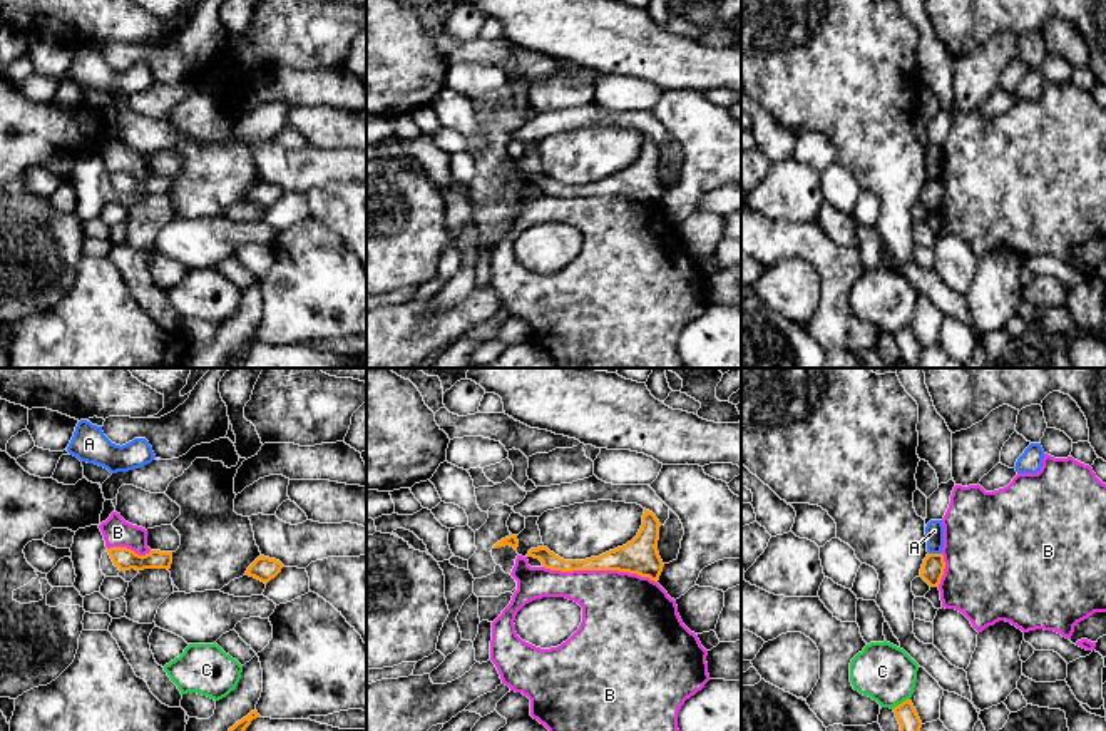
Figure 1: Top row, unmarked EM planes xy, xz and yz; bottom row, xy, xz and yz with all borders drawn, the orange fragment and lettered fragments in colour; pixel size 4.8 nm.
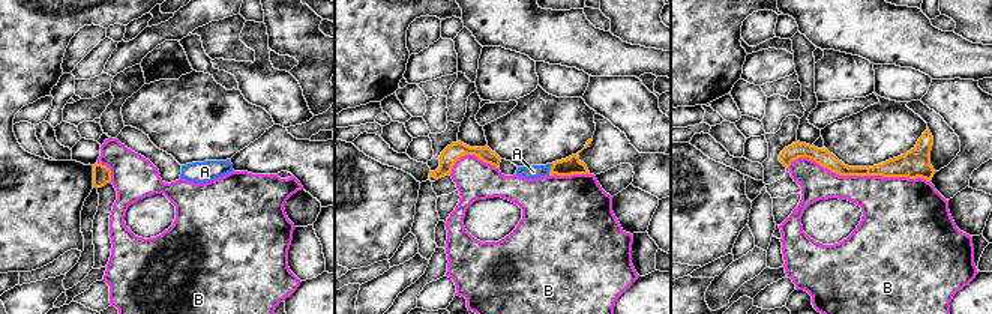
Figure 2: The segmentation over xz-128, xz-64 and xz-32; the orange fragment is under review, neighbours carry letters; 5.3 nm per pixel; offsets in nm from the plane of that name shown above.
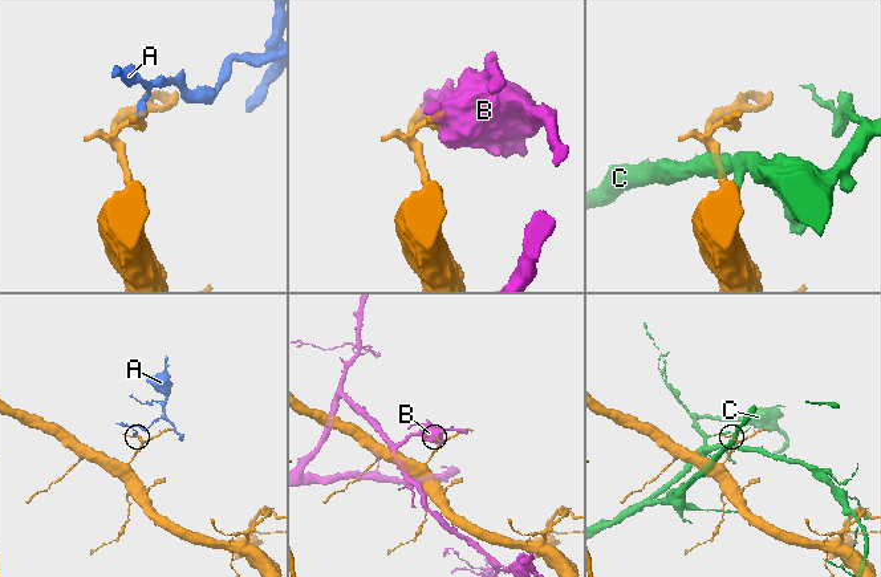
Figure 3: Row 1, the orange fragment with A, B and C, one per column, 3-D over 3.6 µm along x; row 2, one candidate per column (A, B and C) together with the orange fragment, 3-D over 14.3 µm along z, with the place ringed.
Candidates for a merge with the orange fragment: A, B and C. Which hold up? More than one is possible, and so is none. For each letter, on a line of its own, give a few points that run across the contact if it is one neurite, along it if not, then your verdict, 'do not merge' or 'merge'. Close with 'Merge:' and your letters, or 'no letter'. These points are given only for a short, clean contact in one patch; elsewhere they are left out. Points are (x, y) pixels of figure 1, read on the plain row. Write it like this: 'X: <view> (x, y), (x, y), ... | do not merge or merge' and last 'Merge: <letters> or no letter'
A: yz (929, 178), (941, 179) | do not merge
B: do not merge
C: do not merge
Merge: no letter

